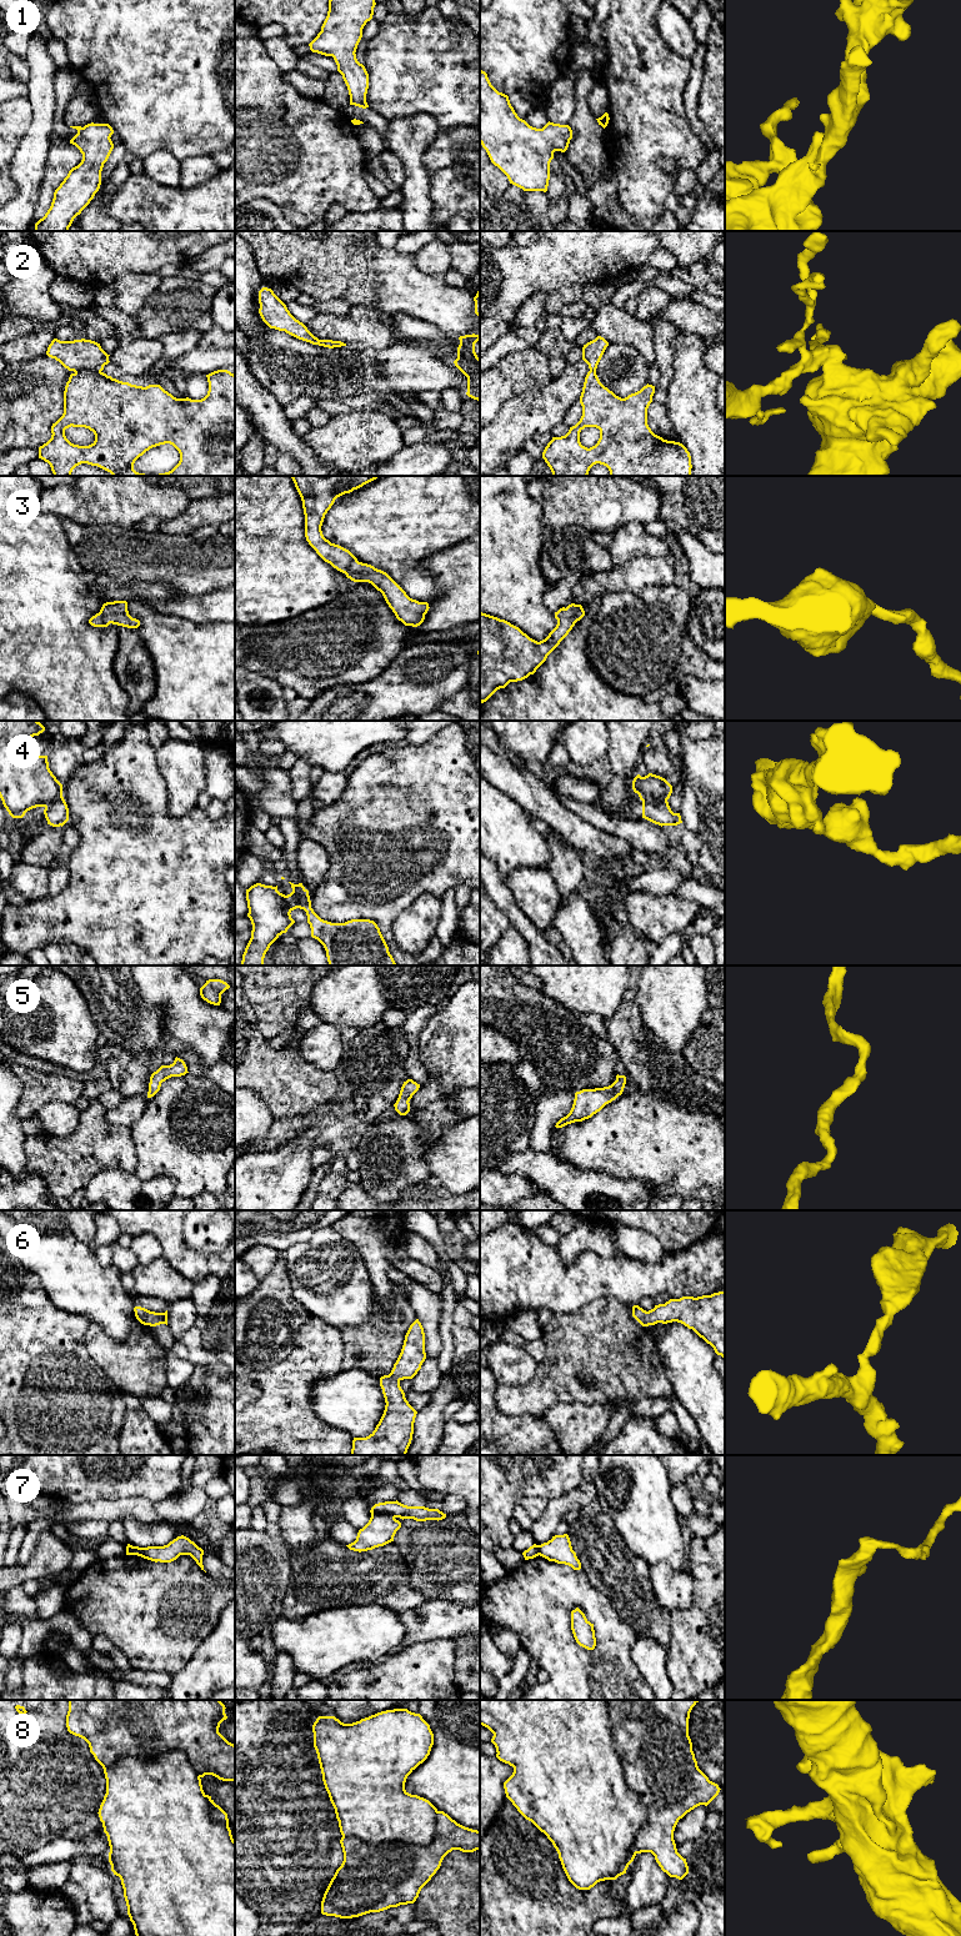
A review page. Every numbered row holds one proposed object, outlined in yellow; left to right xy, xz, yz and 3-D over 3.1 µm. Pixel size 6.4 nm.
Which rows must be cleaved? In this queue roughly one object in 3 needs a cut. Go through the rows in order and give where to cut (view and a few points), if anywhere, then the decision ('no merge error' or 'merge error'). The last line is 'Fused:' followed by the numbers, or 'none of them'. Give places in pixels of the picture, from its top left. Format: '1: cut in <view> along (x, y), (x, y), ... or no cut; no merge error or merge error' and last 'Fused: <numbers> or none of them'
1: no cut; no merge error
2: cut in xy along (100, 370), (78, 370), (75, 372); merge error
3: no cut; no merge error
4: cut in yz along (642, 800), (666, 801); merge error
5: no cut; no merge error
6: no cut; no merge error
7: cut in xz along (371, 1513), (385, 1513), (394, 1518); merge error
8: cut in yz along (604, 1700), (611, 1745), (629, 1787), (645, 1810), (636, 1852); merge error
Fused: 2, 4, 7, 8

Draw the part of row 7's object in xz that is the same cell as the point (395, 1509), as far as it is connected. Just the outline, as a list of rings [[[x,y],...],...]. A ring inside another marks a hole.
[[[385,1501],[375,1504],[371,1510],[371,1514],[386,1514],[392,1518],[400,1519],[414,1519],[416,1521],[426,1520],[442,1520],[446,1518],[446,1514],[439,1509],[429,1509],[425,1506],[407,1506],[396,1501]]]

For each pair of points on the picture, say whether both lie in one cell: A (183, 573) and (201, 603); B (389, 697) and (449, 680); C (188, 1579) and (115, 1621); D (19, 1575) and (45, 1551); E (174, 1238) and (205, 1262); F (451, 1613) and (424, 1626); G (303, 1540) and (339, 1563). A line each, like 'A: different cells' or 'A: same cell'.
A: different cells
B: same cell
C: same cell
D: same cell
E: same cell
F: same cell
G: different cells

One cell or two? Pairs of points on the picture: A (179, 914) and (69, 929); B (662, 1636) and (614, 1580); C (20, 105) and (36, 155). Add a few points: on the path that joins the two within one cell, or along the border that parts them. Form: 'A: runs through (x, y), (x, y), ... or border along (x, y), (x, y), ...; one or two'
A: runs through (151, 914), (96, 914); one
B: runs through (654, 1623), (627, 1594); one
C: border along (28, 98), (31, 105), (31, 123), (14, 154); two

